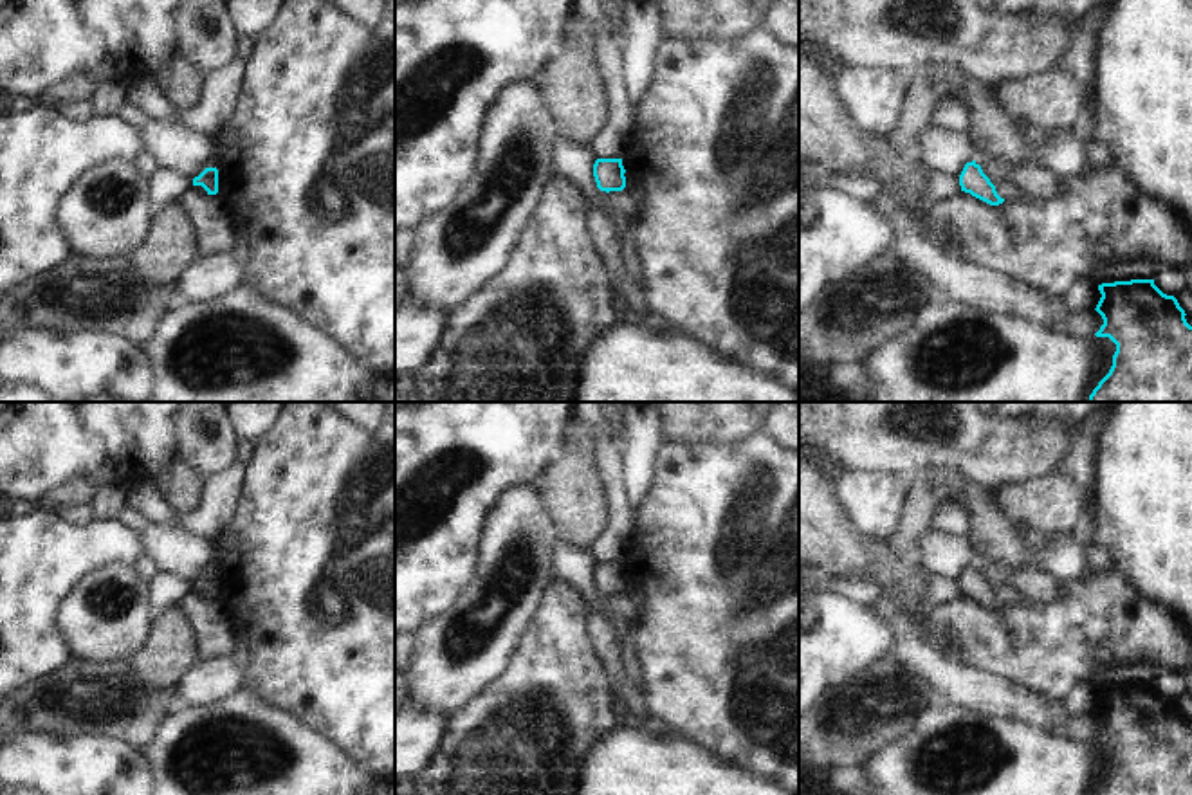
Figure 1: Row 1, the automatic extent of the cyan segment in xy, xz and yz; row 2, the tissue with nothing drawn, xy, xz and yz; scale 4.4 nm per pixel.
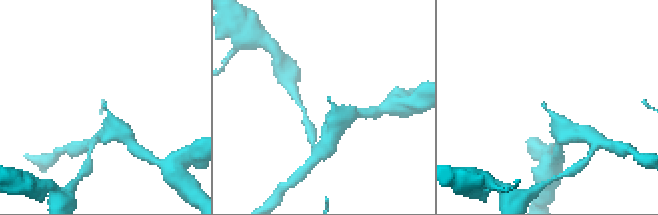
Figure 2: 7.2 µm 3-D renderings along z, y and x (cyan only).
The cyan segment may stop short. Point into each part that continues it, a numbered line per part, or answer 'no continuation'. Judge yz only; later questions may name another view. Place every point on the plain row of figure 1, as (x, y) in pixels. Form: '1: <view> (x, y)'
no continuation

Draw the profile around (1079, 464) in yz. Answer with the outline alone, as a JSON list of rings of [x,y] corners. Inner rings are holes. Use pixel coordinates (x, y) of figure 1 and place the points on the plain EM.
[[[1111,402],[1086,416],[1057,467],[1060,474],[1075,483],[1086,501],[1093,499],[1098,438],[1104,431],[1109,409]]]

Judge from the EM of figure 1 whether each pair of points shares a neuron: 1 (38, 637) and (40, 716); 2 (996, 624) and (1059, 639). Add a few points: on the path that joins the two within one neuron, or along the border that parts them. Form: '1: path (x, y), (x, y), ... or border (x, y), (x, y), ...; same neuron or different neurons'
1: border (74, 655), (51, 673), (18, 689); different neurons
2: path (1012, 639), (1043, 639); same neuron

